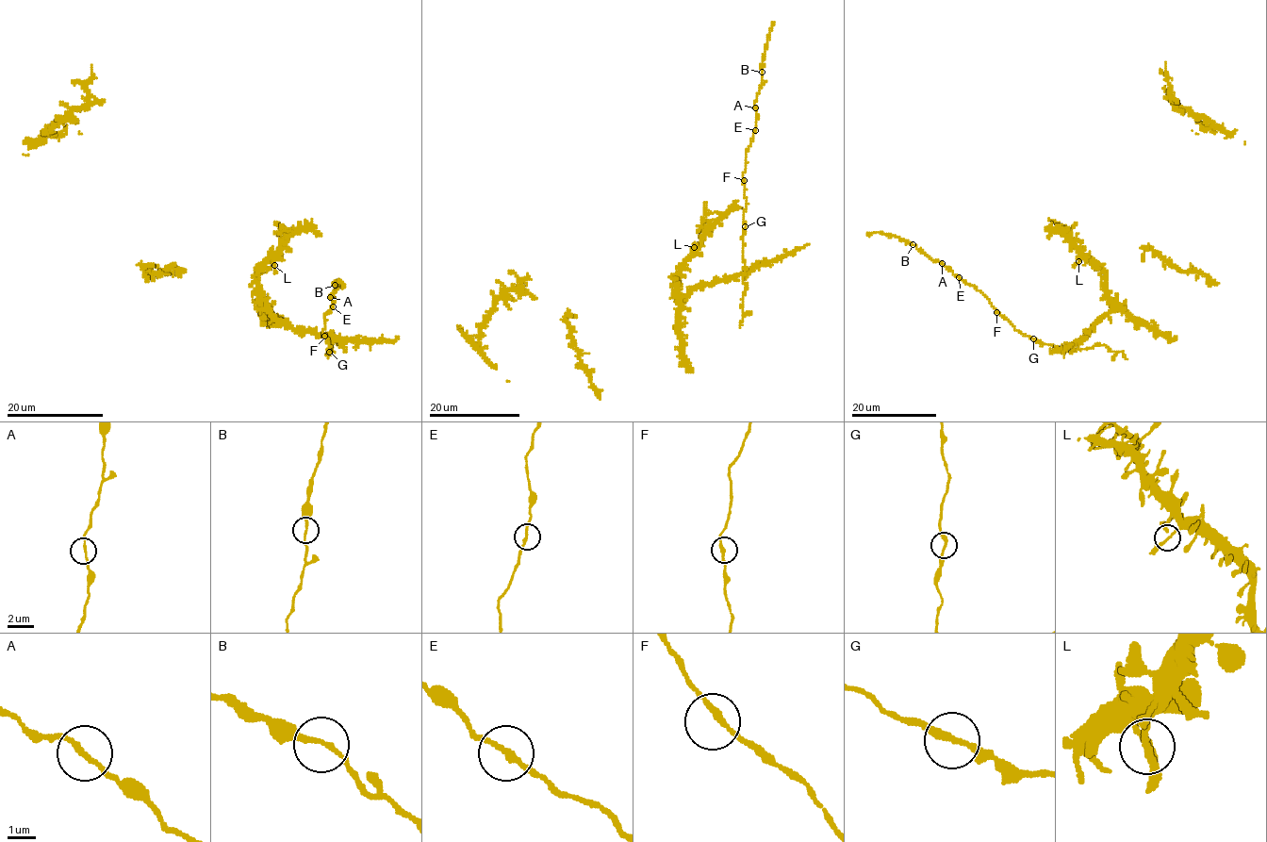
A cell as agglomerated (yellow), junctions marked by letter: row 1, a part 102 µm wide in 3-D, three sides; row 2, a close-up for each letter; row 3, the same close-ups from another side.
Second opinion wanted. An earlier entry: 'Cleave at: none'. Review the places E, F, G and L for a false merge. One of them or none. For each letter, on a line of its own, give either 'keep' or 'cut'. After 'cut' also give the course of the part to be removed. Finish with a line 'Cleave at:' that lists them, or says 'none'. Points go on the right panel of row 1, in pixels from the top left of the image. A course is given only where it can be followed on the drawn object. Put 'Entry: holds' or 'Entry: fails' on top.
Entry: holds
E: keep
F: keep
G: keep
L: keep
Cleave at: none

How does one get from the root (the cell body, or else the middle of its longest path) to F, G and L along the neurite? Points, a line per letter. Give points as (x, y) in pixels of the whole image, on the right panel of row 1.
F: (1164, 336), (1155, 334), (1114, 309), (1098, 321), (1077, 349), (1067, 351), (1024, 336), (996, 312)
G: (1164, 336), (1155, 334), (1114, 309), (1098, 321), (1076, 350), (1067, 351), (1033, 338)
L: (1164, 336), (1136, 323), (1113, 303), (1100, 267), (1086, 258), (1078, 261)

